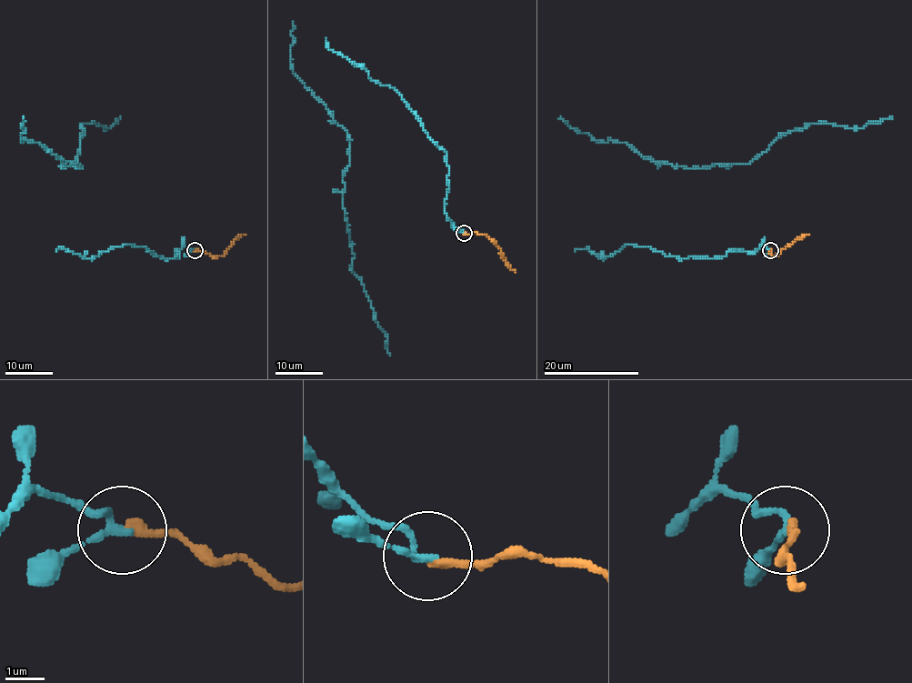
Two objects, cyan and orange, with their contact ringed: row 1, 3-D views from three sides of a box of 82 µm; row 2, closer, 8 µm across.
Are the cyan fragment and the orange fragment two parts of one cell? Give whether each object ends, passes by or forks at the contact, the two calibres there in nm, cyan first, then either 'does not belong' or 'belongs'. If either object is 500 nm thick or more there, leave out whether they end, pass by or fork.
cyan passes by | orange ends | 170/240 nm | belongs

